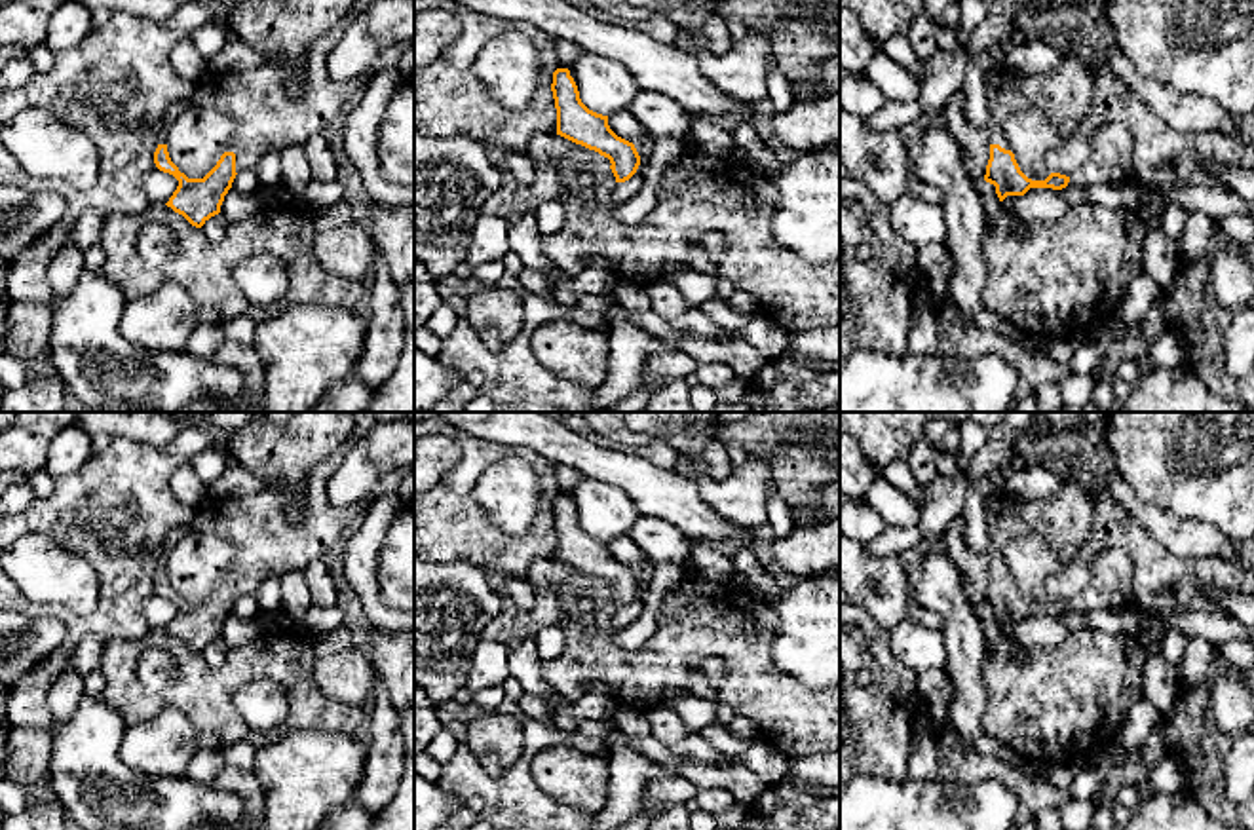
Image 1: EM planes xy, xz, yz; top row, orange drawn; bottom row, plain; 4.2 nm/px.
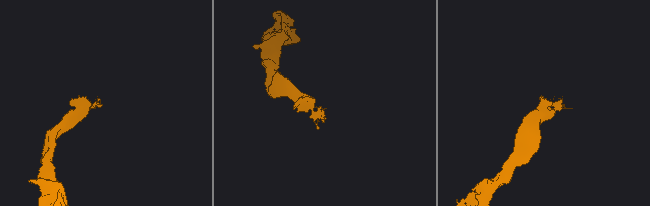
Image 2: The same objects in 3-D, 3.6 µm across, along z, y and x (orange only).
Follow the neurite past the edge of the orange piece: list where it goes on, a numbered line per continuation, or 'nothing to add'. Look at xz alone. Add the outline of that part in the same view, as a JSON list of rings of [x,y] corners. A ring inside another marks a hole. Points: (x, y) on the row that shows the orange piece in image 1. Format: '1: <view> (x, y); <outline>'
nothing to add

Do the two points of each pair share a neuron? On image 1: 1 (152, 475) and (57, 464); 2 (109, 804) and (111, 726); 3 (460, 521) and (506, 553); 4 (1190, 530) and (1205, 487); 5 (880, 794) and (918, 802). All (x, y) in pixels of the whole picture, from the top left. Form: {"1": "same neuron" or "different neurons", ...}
{"1": "different neurons", "2": "same neuron", "3": "same neuron", "4": "different neurons", "5": "same neuron"}

